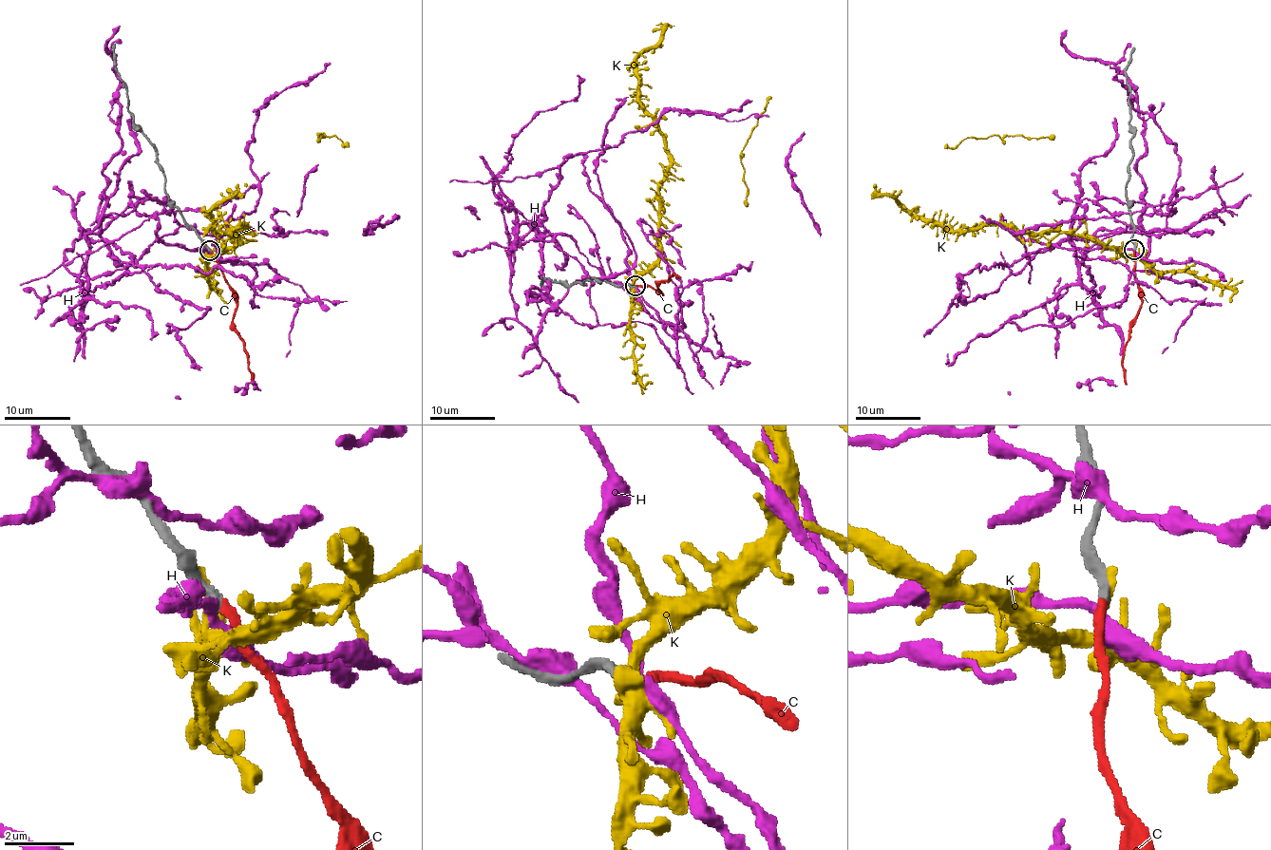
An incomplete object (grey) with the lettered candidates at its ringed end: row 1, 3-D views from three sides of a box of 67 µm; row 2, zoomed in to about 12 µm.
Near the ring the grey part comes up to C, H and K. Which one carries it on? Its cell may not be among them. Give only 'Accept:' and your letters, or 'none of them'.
Accept: C

